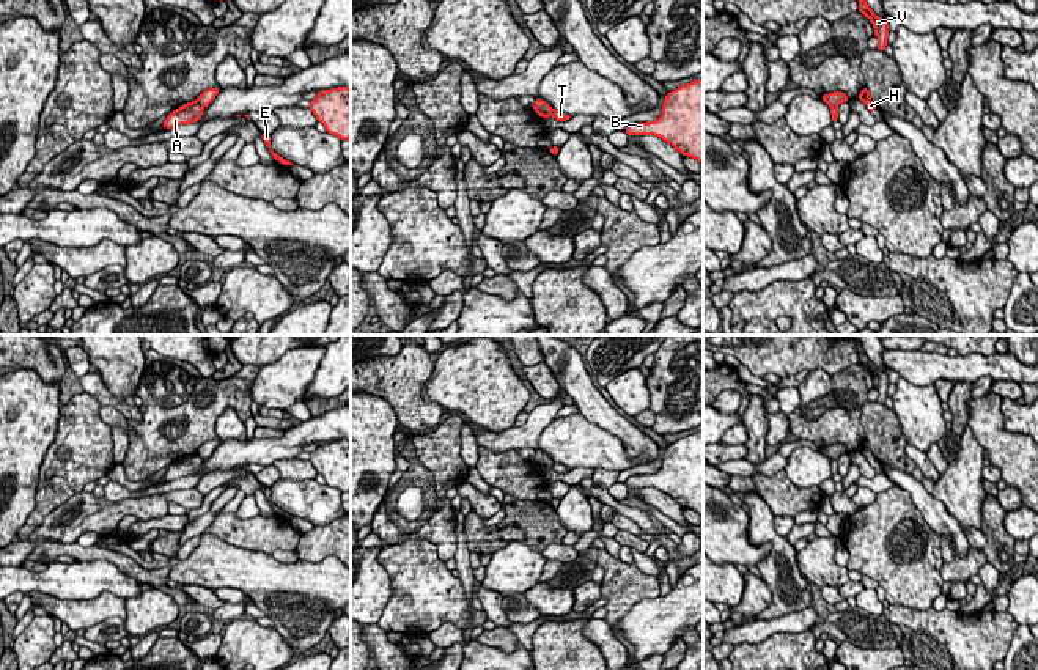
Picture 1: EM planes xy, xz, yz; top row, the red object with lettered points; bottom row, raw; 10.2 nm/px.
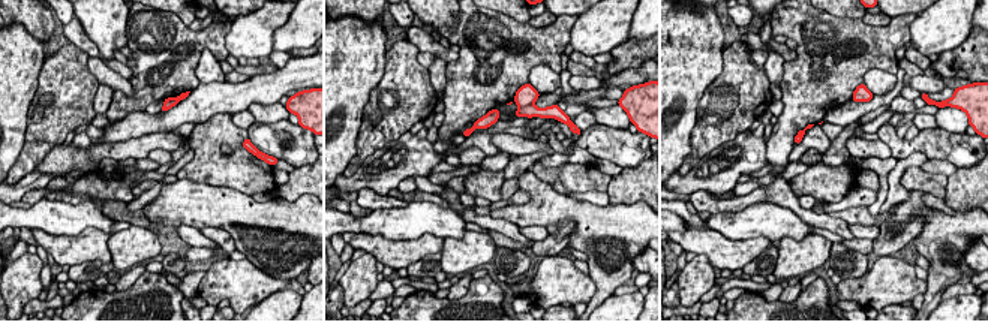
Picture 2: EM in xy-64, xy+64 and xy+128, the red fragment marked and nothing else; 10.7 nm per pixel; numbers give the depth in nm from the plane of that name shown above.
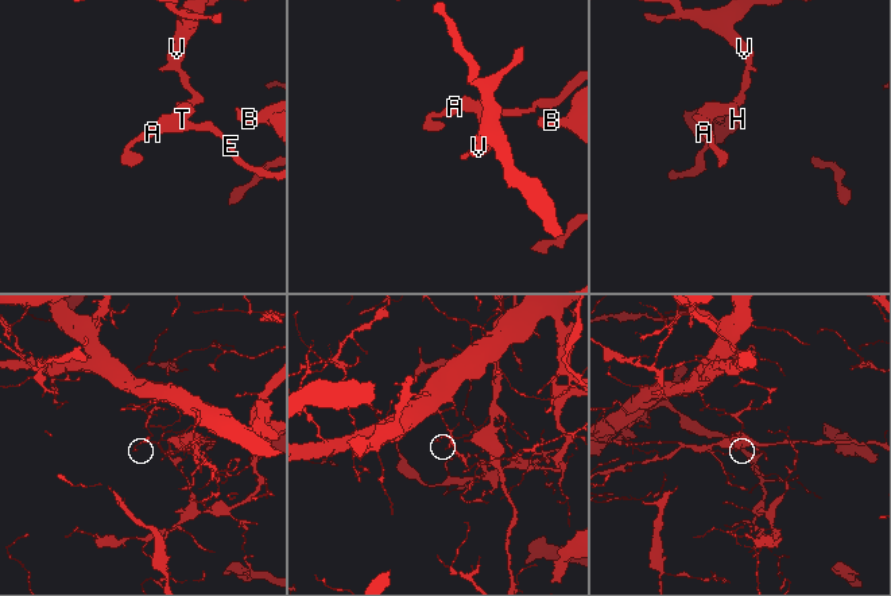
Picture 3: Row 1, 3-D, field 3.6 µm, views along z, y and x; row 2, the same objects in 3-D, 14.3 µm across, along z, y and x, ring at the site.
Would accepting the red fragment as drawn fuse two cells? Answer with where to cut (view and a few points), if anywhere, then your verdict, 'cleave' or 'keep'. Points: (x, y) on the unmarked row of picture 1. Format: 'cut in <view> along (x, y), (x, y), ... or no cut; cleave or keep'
cut in xy along (195, 453), (202, 460); cleave

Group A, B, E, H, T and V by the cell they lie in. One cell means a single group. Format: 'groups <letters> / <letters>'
groups A B E / H T V

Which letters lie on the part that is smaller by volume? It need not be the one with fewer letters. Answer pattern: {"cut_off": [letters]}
{"cut_off": ["A", "B", "E"]}

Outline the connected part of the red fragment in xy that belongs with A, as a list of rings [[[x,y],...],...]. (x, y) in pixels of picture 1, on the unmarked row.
[[[197,453],[187,455],[182,459],[173,462],[162,478],[165,481],[173,481],[179,477],[197,475],[201,470],[201,467],[203,459]]]

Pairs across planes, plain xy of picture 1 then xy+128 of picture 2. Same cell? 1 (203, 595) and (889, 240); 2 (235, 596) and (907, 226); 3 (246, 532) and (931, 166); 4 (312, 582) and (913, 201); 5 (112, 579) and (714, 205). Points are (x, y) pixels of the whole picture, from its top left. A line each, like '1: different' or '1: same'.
1: different
2: different
3: different
4: different
5: different

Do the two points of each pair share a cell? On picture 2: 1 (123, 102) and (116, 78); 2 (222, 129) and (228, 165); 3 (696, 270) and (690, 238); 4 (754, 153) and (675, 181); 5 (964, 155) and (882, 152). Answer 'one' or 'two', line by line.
1: two
2: one
3: two
4: one
5: two

